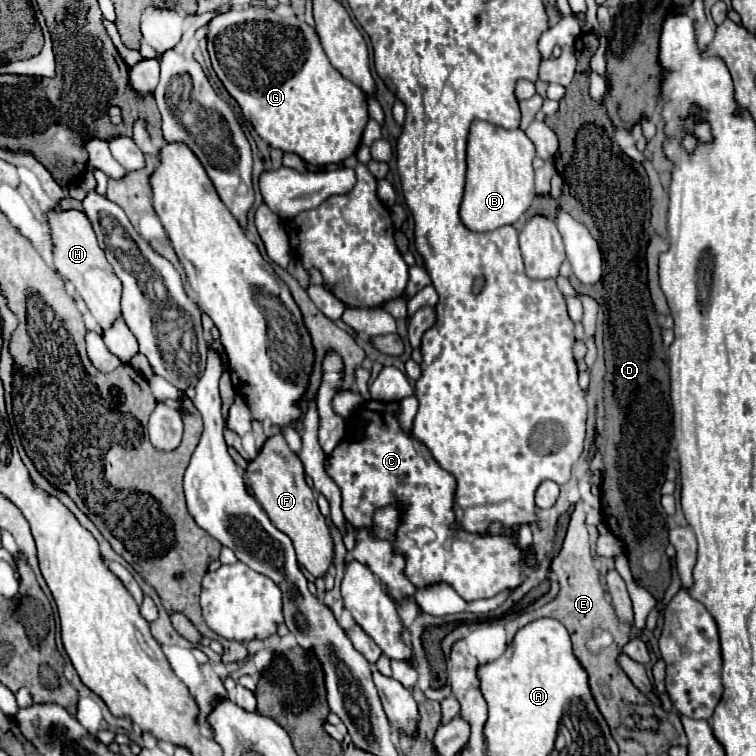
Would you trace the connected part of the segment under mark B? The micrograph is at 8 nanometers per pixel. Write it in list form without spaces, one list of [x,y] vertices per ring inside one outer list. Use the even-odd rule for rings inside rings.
[[[484,120],[470,124],[466,146],[466,188],[460,218],[474,232],[490,232],[504,224],[514,224],[530,206],[534,192],[532,160],[536,156],[532,140],[520,130],[506,130]]]

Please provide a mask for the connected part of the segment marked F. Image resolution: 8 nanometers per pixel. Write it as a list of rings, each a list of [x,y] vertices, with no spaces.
[[[280,434],[270,436],[264,446],[258,450],[258,456],[248,462],[244,470],[244,478],[260,502],[260,506],[266,510],[270,520],[278,530],[290,536],[298,562],[316,578],[324,576],[328,566],[332,564],[334,550],[332,550],[332,538],[326,526],[324,516],[318,510],[318,504],[314,500],[314,494],[310,486],[304,480],[304,468],[300,458],[288,448],[286,440]]]

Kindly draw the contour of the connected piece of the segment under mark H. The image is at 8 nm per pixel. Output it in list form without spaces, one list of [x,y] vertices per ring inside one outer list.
[[[58,204],[48,210],[48,224],[52,228],[50,242],[52,242],[52,256],[56,270],[76,286],[76,292],[86,302],[88,310],[96,318],[102,328],[108,328],[114,318],[120,316],[120,294],[122,284],[116,278],[112,266],[108,264],[104,252],[100,250],[92,224],[88,222],[86,214],[80,210],[62,210]]]

